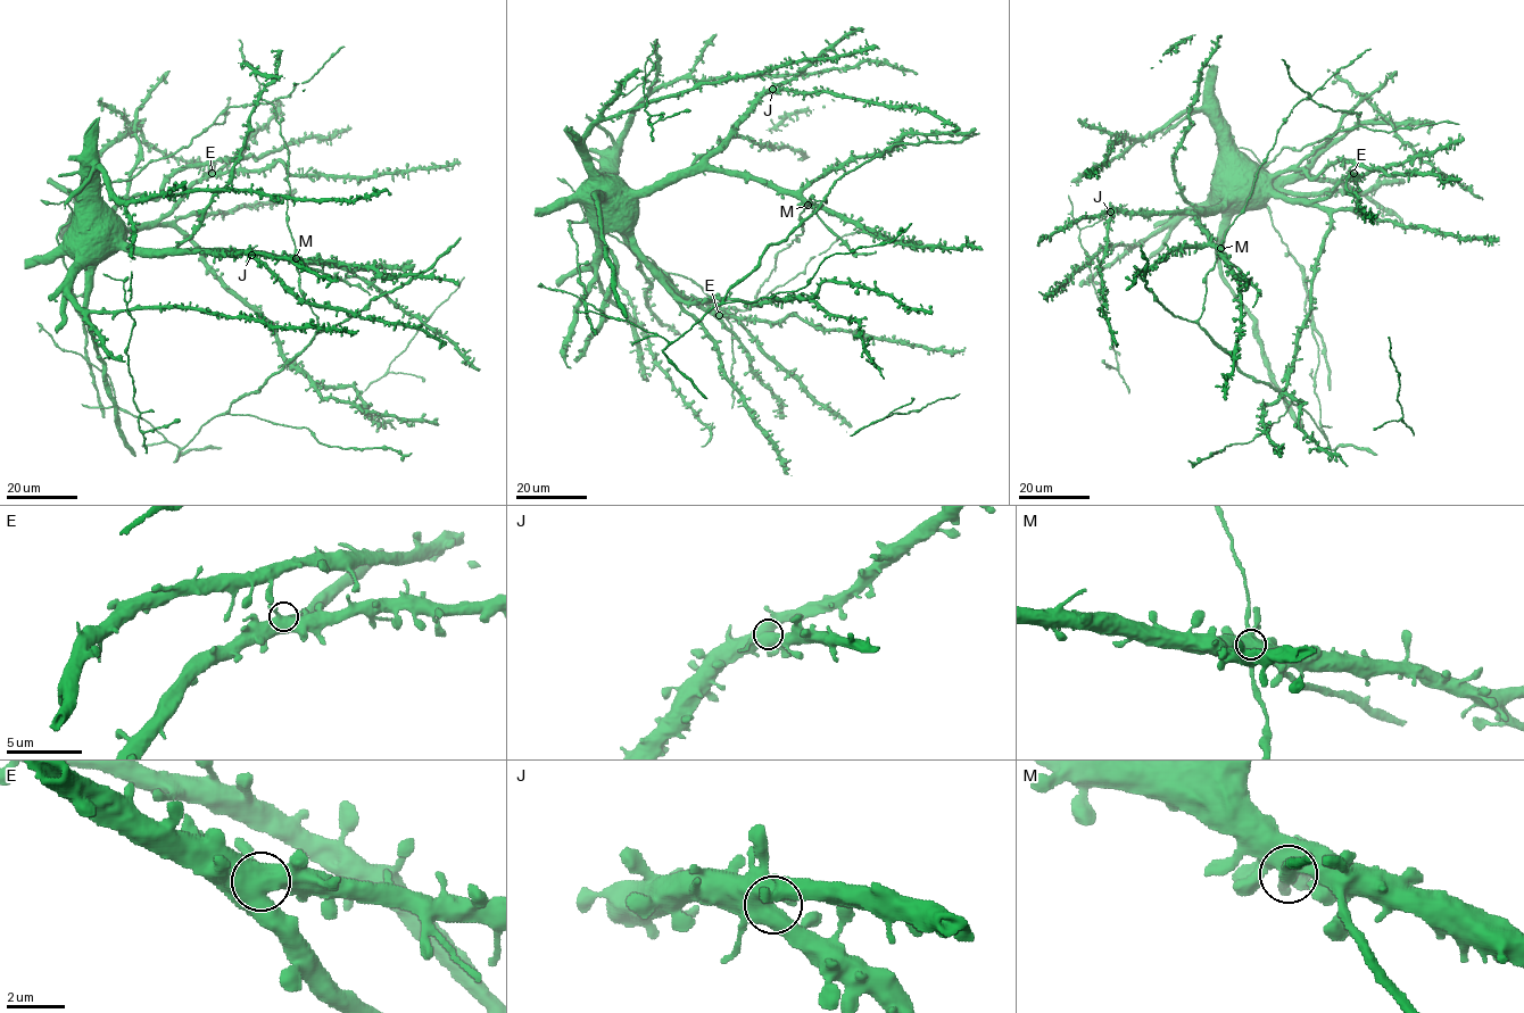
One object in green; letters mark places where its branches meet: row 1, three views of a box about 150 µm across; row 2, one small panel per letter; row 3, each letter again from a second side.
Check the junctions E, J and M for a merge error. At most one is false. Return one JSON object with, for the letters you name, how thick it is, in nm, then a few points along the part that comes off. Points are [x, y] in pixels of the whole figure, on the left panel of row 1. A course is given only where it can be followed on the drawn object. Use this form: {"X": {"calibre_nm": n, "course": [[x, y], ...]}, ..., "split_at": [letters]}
{"split_at": []}

